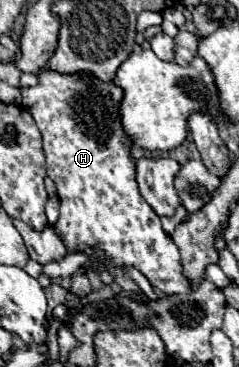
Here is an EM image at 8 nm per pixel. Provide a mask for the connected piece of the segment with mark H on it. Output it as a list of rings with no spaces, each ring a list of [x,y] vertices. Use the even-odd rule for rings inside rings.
[[[43,69],[39,73],[39,83],[35,87],[21,89],[21,97],[21,105],[31,111],[43,135],[47,175],[53,179],[61,201],[59,229],[55,225],[55,231],[59,231],[57,235],[69,253],[85,251],[91,255],[101,251],[105,255],[107,269],[133,265],[165,295],[189,293],[191,285],[181,273],[179,251],[171,237],[161,229],[157,213],[153,213],[137,189],[131,145],[125,141],[125,133],[121,129],[121,89],[117,89],[113,81],[97,81],[97,77],[65,77],[63,73]]]

